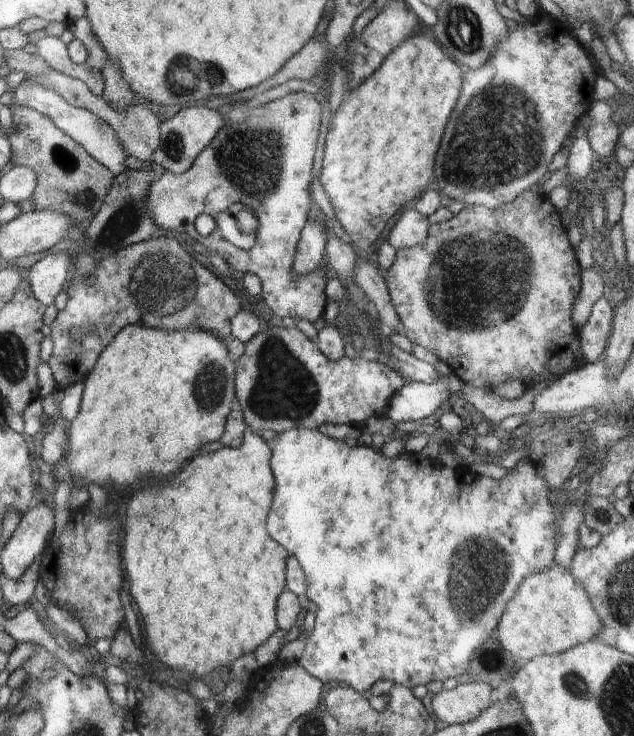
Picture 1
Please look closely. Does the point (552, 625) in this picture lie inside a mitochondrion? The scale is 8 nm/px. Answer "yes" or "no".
no

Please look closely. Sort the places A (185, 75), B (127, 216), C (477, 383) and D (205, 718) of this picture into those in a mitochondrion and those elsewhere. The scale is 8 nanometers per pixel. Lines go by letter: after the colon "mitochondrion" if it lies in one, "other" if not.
A: mitochondrion
B: mitochondrion
C: other
D: other

